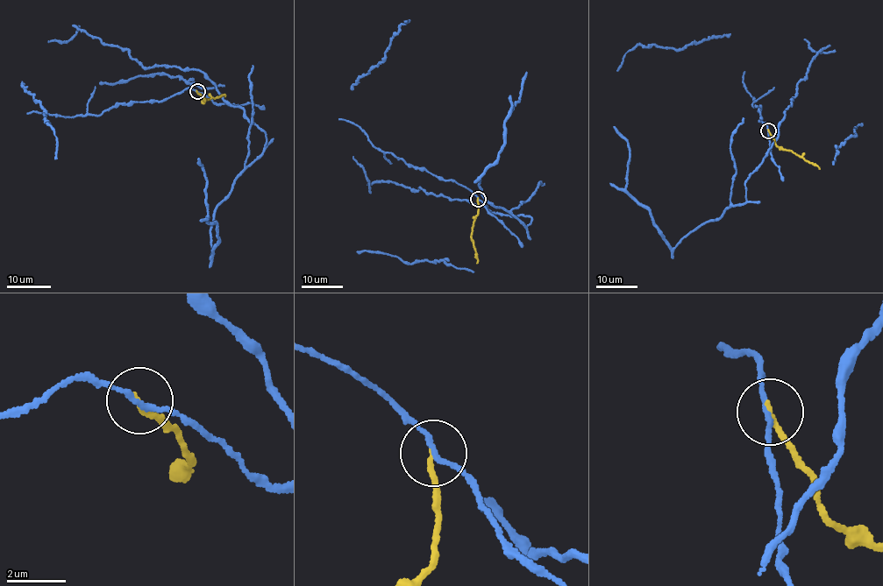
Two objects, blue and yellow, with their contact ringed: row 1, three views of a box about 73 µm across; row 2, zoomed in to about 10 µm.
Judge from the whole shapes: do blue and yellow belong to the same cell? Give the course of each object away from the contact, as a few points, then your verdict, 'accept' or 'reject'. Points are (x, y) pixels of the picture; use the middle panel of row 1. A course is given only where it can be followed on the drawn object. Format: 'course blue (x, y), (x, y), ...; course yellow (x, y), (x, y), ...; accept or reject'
course blue (478, 199), (495, 216), (532, 221), (526, 226), (494, 205), (478, 183), (497, 158), (526, 72); course yellow (478, 199), (478, 214), (473, 221), (471, 238), (476, 263); reject

